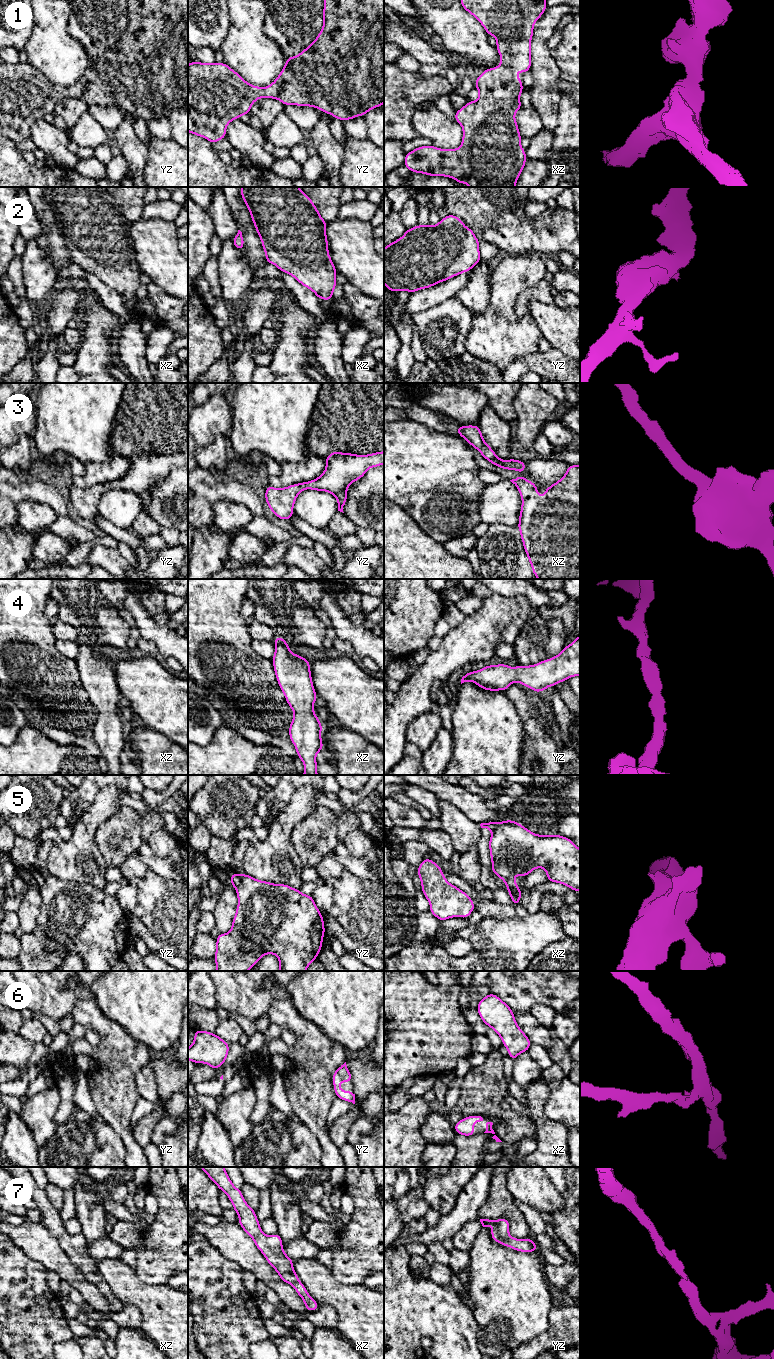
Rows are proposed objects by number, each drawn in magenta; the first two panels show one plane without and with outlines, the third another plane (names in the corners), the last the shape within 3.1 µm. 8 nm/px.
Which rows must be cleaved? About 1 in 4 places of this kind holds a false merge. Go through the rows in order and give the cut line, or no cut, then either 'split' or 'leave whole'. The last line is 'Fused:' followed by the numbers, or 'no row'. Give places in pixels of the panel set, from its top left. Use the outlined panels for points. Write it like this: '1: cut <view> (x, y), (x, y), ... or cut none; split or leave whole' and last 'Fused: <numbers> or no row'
1: cut none; leave whole
2: cut none; leave whole
3: cut none; leave whole
4: cut none; leave whole
5: cut xz (513, 820), (501, 822), (492, 831); split
6: cut none; leave whole
7: cut none; leave whole
Fused: 5

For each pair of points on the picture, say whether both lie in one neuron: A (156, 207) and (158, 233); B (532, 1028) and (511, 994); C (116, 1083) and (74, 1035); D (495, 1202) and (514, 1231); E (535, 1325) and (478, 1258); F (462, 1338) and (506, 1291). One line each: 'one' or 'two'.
A: two
B: two
C: two
D: one
E: one
F: two

